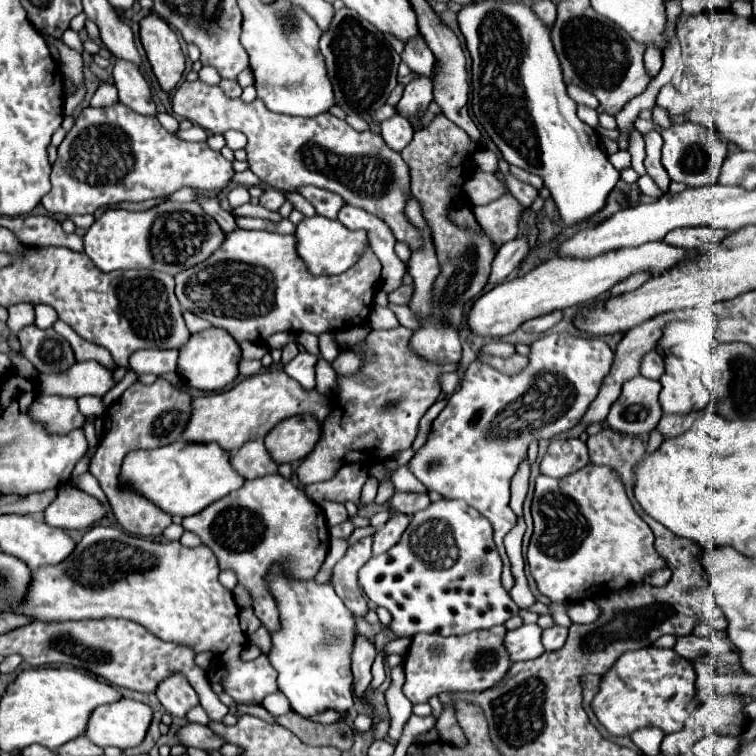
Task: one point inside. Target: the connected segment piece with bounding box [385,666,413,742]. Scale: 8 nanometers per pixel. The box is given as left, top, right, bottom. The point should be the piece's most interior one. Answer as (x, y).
(399, 707)

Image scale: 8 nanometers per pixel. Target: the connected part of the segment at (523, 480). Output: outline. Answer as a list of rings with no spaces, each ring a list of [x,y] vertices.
[[[527,460],[519,466],[517,474],[513,476],[513,482],[511,482],[511,510],[521,518],[523,512],[521,512],[521,506],[523,506],[523,500],[527,496],[527,488],[529,488],[529,466],[527,466]]]

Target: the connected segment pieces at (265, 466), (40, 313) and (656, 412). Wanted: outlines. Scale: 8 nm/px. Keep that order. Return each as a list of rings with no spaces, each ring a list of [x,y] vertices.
[[[253,440],[243,444],[237,454],[231,456],[231,466],[237,470],[245,480],[255,480],[267,474],[277,474],[277,464],[269,458],[263,440]]]
[[[38,304],[35,309],[35,326],[39,326],[41,329],[49,328],[53,326],[53,322],[57,320],[57,312],[51,308],[51,306],[45,306],[45,304]]]
[[[643,376],[627,380],[623,384],[619,400],[609,410],[609,428],[629,436],[651,432],[663,416],[659,392],[661,384],[655,380],[647,380]]]

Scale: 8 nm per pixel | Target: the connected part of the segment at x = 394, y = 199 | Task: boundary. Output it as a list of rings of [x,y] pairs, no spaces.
[[[199,80],[185,82],[177,90],[173,98],[173,112],[199,124],[209,134],[225,134],[227,130],[223,128],[243,132],[249,140],[249,168],[269,186],[279,184],[281,192],[293,192],[295,188],[309,184],[331,190],[341,194],[347,204],[363,208],[381,218],[393,230],[395,238],[407,242],[409,248],[417,248],[421,244],[419,232],[403,214],[403,204],[409,194],[407,164],[403,164],[399,152],[391,150],[381,136],[357,132],[345,120],[339,120],[329,112],[313,118],[299,118],[271,112],[259,98],[255,98],[251,104],[241,102],[241,98],[231,100],[219,86],[207,86]]]

